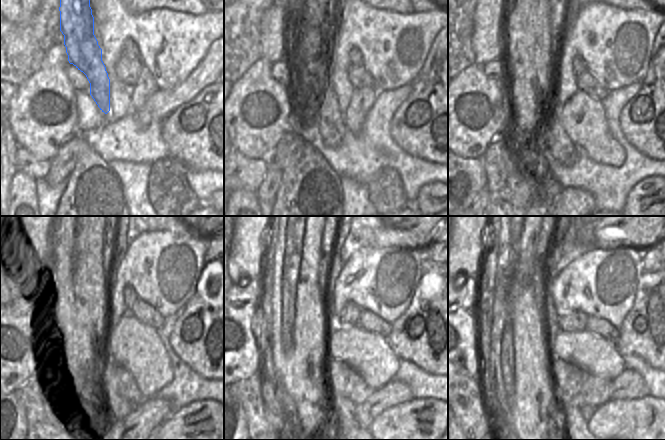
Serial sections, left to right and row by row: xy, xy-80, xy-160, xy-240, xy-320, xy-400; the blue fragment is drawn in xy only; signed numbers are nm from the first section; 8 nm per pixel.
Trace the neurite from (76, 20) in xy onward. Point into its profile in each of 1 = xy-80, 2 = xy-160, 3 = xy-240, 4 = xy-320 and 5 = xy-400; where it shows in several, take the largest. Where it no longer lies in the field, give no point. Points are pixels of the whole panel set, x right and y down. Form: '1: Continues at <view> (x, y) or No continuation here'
1: Continues at xy-80 (331, 125)
2: Continues at xy-160 (560, 146)
3: Continues at xy-240 (110, 371)
4: Continues at xy-320 (344, 409)
5: Continues at xy-400 (573, 419).

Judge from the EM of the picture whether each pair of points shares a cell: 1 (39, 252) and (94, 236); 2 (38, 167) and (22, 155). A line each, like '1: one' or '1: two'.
1: two
2: one

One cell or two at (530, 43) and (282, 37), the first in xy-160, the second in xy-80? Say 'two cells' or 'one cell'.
two cells

